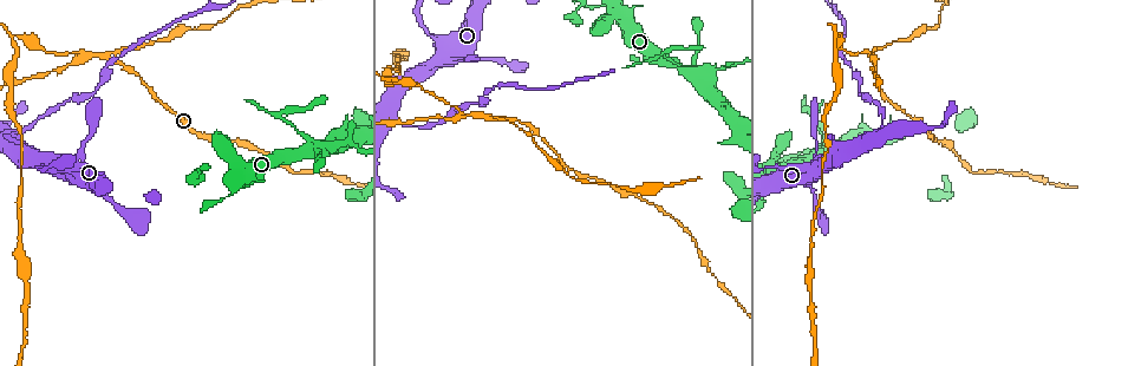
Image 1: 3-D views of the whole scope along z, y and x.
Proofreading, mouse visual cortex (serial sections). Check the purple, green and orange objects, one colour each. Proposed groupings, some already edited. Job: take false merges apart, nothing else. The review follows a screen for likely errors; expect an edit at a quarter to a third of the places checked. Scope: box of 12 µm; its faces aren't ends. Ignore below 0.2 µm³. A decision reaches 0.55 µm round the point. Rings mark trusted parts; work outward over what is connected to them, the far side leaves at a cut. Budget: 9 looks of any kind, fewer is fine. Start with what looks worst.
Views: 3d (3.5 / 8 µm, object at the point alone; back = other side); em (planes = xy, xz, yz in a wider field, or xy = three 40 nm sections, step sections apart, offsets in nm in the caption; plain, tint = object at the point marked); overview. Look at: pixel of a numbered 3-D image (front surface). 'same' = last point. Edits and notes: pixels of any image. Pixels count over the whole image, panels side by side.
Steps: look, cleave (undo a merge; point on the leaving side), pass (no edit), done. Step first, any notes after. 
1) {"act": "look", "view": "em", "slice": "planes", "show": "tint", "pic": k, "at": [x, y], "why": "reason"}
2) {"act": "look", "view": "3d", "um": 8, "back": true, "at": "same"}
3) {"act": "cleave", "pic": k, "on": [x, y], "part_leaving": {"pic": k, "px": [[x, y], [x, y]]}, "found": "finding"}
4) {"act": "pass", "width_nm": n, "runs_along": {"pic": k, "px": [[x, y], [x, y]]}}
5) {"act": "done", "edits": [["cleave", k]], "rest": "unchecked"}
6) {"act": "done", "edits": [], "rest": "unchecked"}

{"act": "look", "view": "3d", "um": 3.5, "pic": 1, "at": [873, 52], "why": "branch point"}

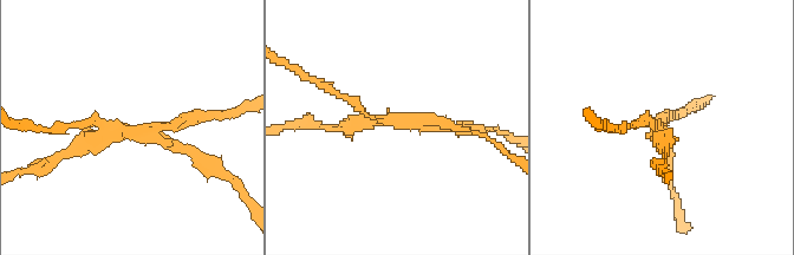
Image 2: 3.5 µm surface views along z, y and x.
{"act": "look", "view": "em", "slice": "xy", "step": 2, "show": "tint", "pic": 2, "at": [153, 134], "arms": 3, "arm_widths_nm": [100, 150, 150], "why": "need the tissue"}

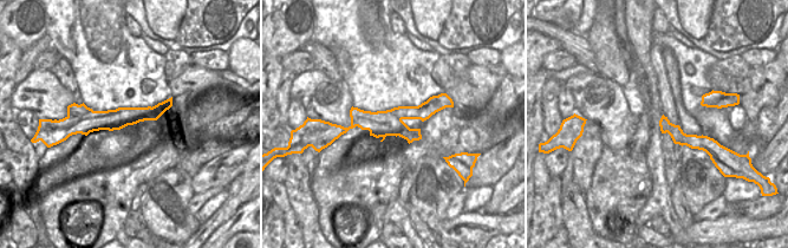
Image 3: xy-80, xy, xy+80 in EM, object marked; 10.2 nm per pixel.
{"act": "cleave", "pic": 2, "on": [66, 154], "found": "a second cell is stuck on"}

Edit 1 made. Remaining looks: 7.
{"act": "look", "view": "3d", "um": 3.5, "pic": 1, "at": [415, 126]}

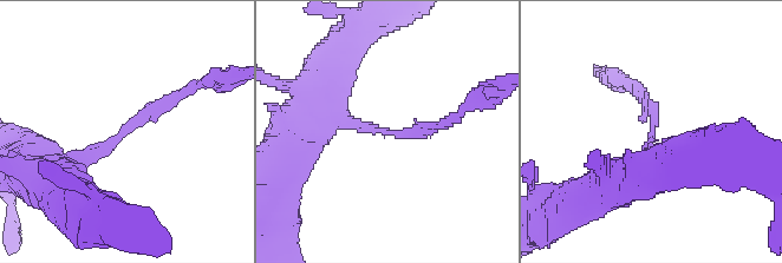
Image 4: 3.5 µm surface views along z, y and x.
{"act": "look", "view": "em", "slice": "planes", "show": "tint", "pic": 4, "at": [651, 130], "arm_widths_nm": [150, 200], "why": "need the tissue"}

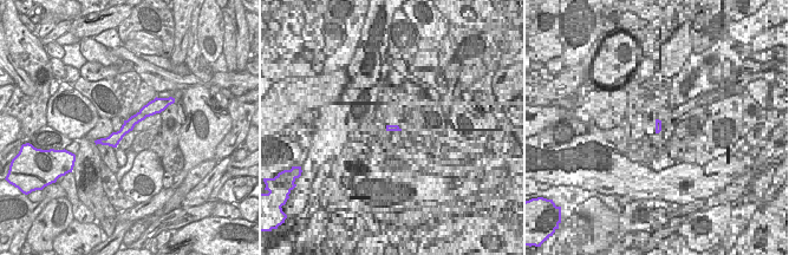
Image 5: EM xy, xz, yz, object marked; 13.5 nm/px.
{"act": "cleave", "pic": 4, "on": [408, 131], "found": "two cells meet here"}

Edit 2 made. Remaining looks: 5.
{"act": "look", "view": "em", "slice": "xy", "step": 1, "show": "tint", "pic": 1, "at": [392, 84]}

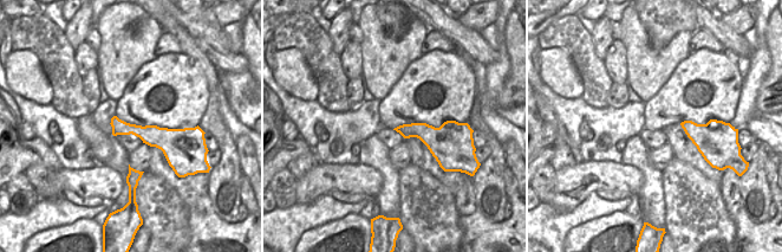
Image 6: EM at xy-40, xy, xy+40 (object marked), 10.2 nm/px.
{"act": "look", "view": "3d", "um": 3.5, "at": "same"}

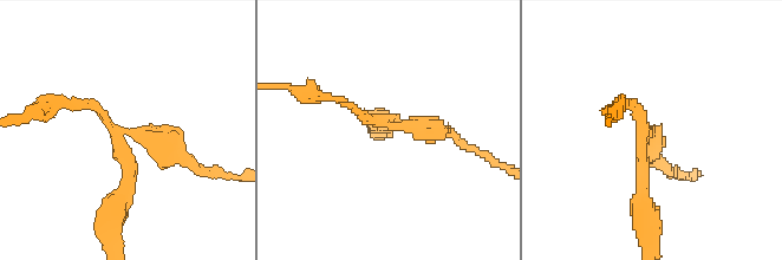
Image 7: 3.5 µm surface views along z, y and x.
{"act": "cleave", "pic": 7, "on": [639, 177], "arm_widths_nm": [150, 150, 200], "part_leaving": {"pic": 7, "px": [[643, 140], [643, 212], [649, 245]]}, "found": "a second cell is stuck on"}

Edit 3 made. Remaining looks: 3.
{"act": "look", "view": "3d", "um": 3.5, "pic": 1, "at": [56, 171], "why": "thick turns thin"}

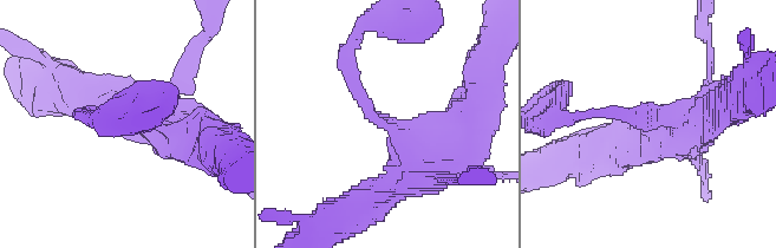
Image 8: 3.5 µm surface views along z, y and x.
{"act": "look", "view": "em", "slice": "xy", "step": 2, "show": "tint", "pic": 8, "at": [655, 119], "arm_widths_nm": [150, 600], "why": "need the tissue"}

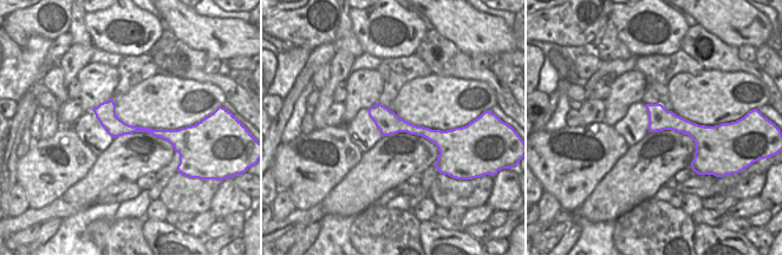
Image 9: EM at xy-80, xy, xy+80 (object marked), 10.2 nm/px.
{"act": "pass", "runs_along": {"pic": 8, "px": [[445, 151], [431, 163], [365, 109], [347, 63]]}, "found": "all the same cell"}

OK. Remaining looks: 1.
{"act": "done", "edits": [["cleave", 2], ["cleave", 4], ["cleave", 7]], "rest": "unchecked"}

